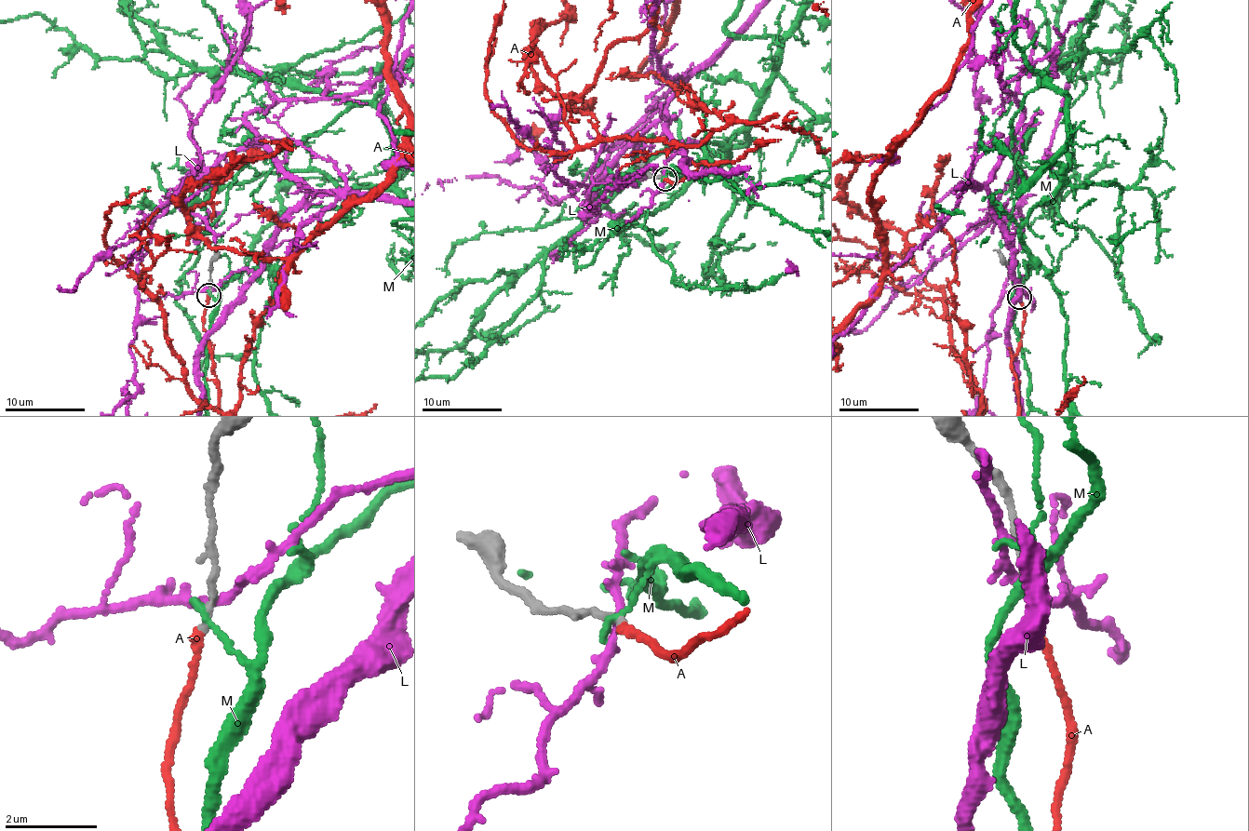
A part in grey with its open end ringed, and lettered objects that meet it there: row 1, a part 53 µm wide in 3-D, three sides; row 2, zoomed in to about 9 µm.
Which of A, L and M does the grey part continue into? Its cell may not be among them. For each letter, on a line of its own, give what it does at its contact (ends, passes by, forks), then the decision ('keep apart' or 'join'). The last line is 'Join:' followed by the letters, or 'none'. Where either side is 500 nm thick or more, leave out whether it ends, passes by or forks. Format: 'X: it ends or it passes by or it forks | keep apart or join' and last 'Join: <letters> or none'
A: it ends | join
L: it passes by | keep apart
M: it ends | keep apart
Join: A

